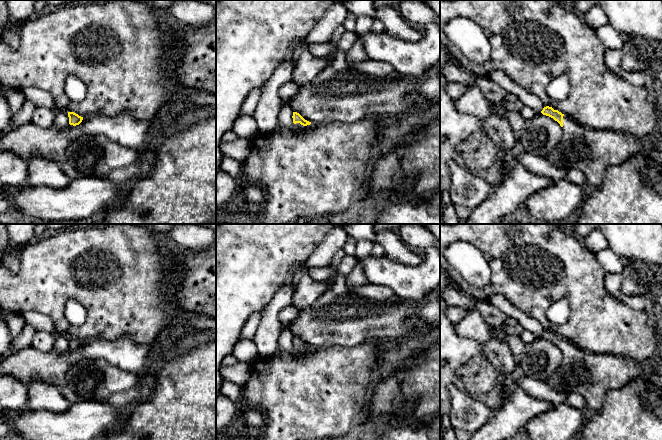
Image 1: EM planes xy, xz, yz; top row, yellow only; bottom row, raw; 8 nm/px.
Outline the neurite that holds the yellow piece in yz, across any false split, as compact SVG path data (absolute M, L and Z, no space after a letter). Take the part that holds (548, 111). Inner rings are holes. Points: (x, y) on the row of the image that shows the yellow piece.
M544 107L541 113L557 121L563 131L561 141L545 159L565 170L581 171L594 189L602 184L609 168L624 163L642 148L630 135L583 127L552 107Z

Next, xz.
M293 112L293 123L294 123L294 130L297 132L303 131L308 126L310 126L311 122L305 120L299 113Z

